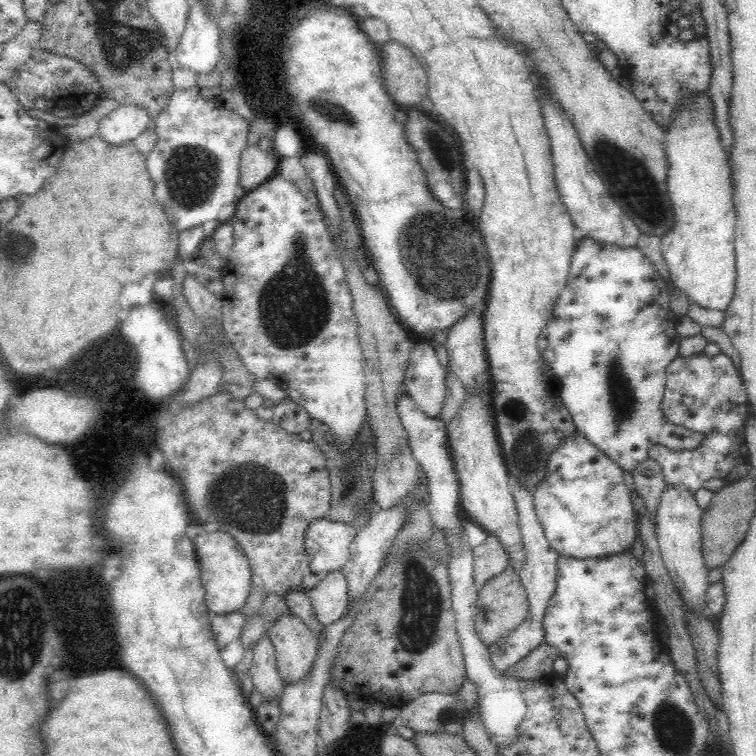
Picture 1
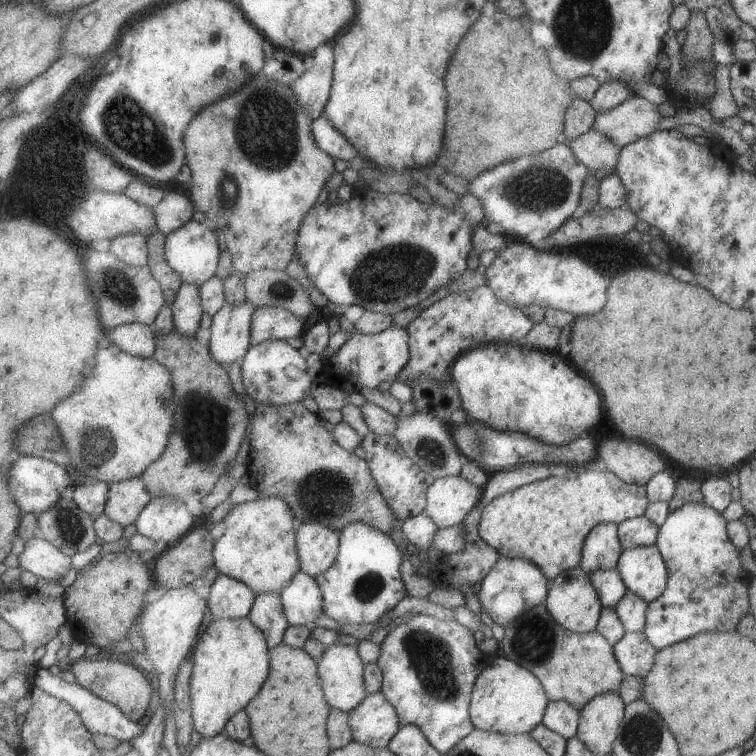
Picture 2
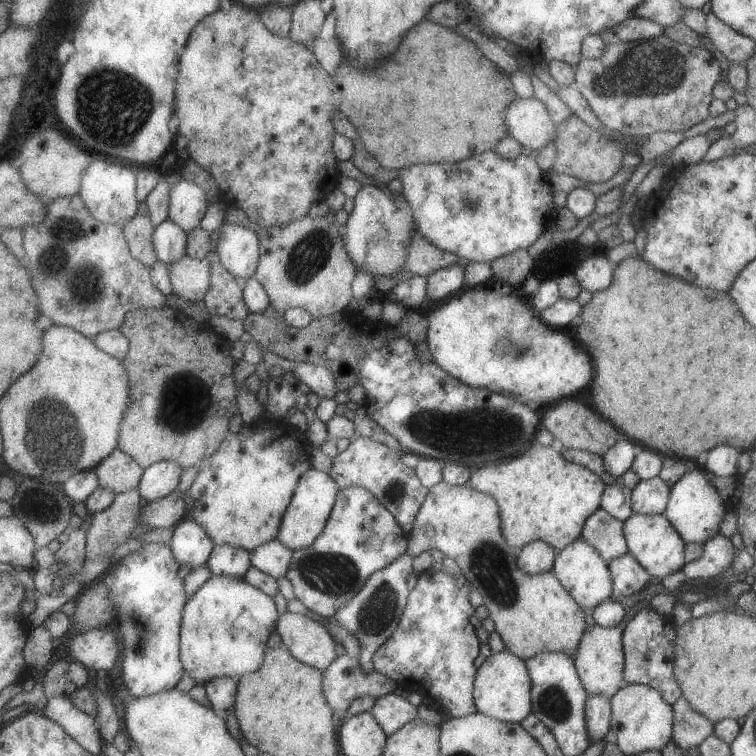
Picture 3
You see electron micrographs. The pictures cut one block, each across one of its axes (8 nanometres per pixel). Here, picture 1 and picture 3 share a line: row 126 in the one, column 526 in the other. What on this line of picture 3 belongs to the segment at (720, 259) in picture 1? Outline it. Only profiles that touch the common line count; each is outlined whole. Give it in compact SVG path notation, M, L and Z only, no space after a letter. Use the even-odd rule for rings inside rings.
M507 650L490 654L474 674L472 699L480 713L506 723L518 723L531 713L531 683L526 663Z

